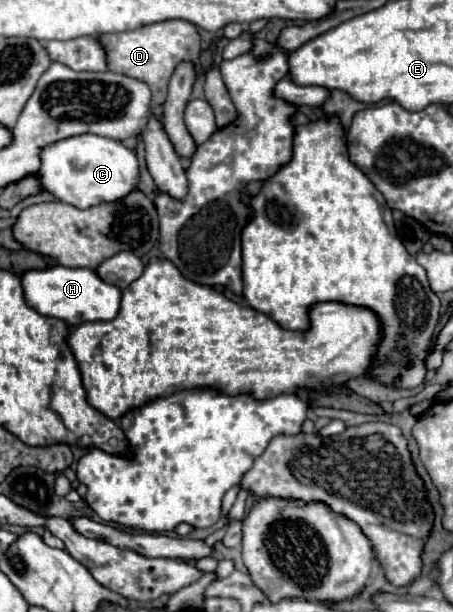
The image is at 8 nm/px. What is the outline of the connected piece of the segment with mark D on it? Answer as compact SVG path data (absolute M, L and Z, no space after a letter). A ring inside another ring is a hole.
M172 19L162 23L150 23L124 33L100 35L98 43L106 51L106 65L112 73L122 73L132 79L144 81L152 91L152 107L158 107L166 99L166 85L174 73L178 61L194 61L200 71L200 35L198 27L184 19Z

